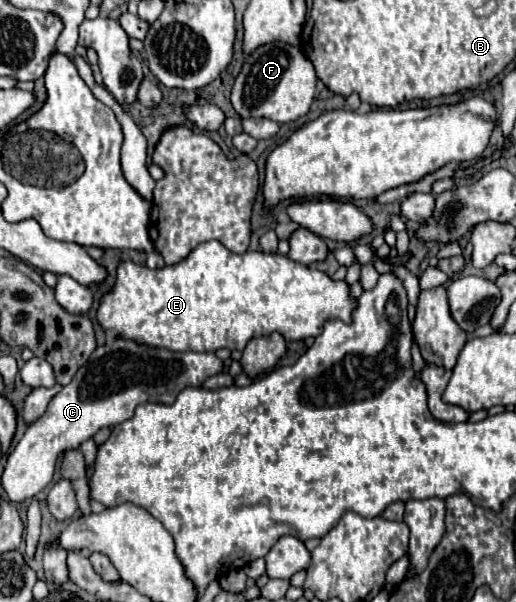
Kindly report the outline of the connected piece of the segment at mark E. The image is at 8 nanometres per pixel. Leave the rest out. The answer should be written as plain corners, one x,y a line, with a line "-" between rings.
207,241
197,245
185,261
159,271
123,261
117,267
115,289
101,299
97,321
103,329
115,329
123,339
133,339
149,347
165,347
169,351
217,351
227,347
243,351
253,337
273,331
281,333
285,341
317,337
323,331
323,323
331,317
351,323
351,311
355,307
357,299
351,299
349,285
345,281
333,281
325,271
309,269
279,253
245,251
237,255
227,251
219,241

